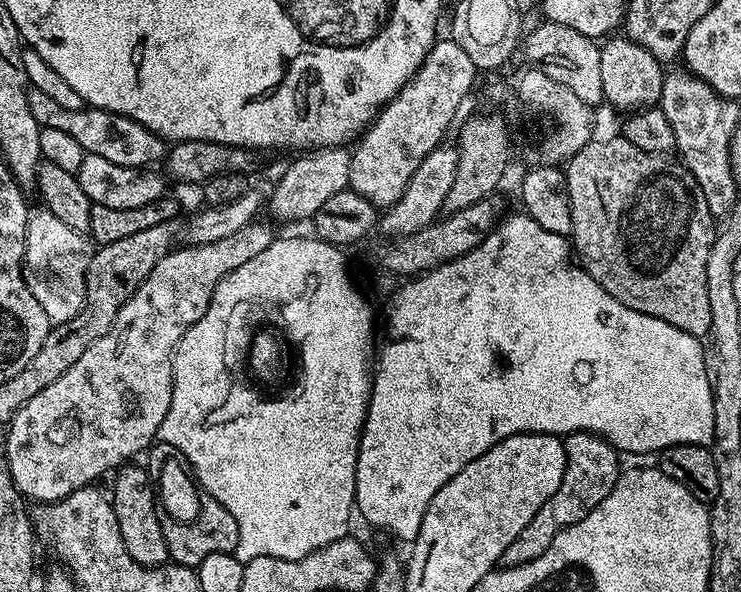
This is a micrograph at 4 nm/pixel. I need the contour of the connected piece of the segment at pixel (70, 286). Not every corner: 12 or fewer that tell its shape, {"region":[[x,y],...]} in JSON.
{"region":[[29,211],[22,268],[53,325],[82,310],[85,233]]}

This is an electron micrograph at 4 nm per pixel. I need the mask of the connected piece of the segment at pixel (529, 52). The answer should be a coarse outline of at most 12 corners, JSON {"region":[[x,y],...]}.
{"region":[[540,22],[531,65],[593,108],[603,103],[600,47],[570,26]]}

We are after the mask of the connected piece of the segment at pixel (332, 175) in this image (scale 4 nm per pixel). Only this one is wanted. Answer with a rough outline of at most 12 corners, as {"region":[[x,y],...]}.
{"region":[[347,147],[305,151],[267,197],[271,219],[311,221],[350,182]]}

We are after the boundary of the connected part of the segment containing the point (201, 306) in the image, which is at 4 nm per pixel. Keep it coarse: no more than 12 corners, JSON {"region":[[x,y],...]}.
{"region":[[273,225],[177,246],[6,424],[21,496],[136,458],[172,355]]}

